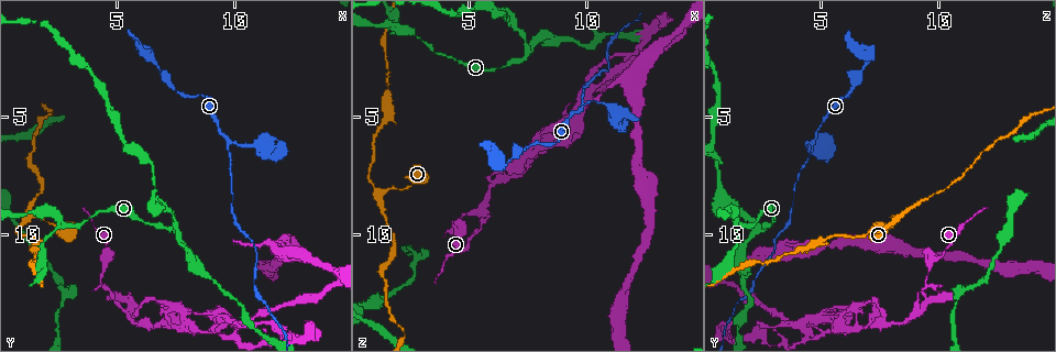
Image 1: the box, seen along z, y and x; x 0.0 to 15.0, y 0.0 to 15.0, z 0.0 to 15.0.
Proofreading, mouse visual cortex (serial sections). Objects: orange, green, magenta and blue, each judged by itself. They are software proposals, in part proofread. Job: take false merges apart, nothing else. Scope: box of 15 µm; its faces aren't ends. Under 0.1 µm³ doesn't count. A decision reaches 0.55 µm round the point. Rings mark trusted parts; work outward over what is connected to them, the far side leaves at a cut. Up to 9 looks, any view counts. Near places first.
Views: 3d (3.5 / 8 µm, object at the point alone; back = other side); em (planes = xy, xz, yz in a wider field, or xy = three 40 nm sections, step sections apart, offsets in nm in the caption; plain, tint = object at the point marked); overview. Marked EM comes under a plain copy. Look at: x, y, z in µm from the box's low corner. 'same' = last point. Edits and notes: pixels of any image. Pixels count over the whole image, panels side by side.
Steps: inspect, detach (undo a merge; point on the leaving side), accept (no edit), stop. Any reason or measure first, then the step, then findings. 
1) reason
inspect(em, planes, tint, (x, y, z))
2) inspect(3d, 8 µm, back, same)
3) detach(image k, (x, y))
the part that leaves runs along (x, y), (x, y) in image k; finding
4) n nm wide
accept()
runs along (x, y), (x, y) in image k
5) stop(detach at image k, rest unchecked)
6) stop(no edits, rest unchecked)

inspect(3d, 3.5 µm, (7.5, 9.7, 2.3))

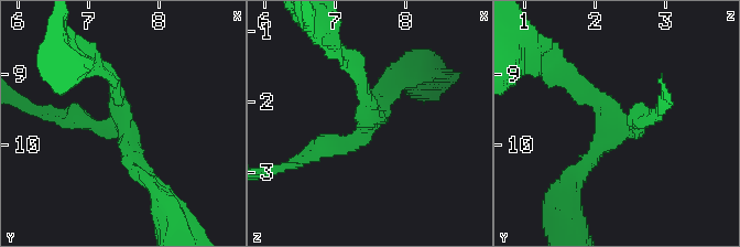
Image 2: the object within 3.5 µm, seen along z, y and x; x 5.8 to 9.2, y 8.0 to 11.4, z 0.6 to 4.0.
3 arms; arms of 200, 200, 250 nm; now the EM
inspect(em, xy, step 1, tint, (7.40, 9.65, 2.35))

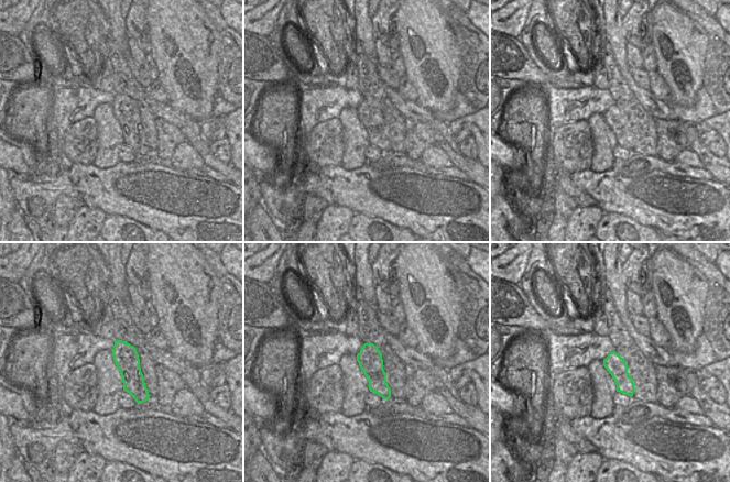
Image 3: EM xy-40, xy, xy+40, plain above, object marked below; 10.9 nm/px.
accept()
runs along (303, 160), (363, 135), (360, 72) in image 2; continuous, no second cell

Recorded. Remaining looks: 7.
three arms meet
inspect(3d, 3.5 µm, back, (9.7, 6.2, 4.7))

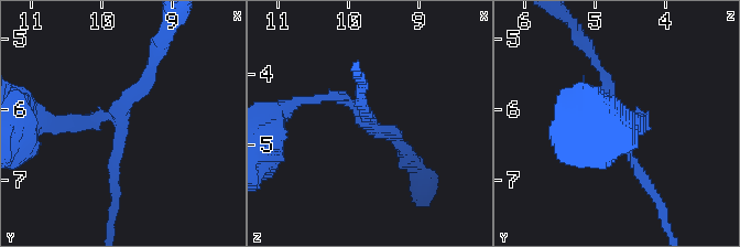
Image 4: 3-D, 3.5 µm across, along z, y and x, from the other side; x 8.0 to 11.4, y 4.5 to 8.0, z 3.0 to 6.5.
inspect(em, xy, step 3, tint, (9.75, 6.05, 4.70))

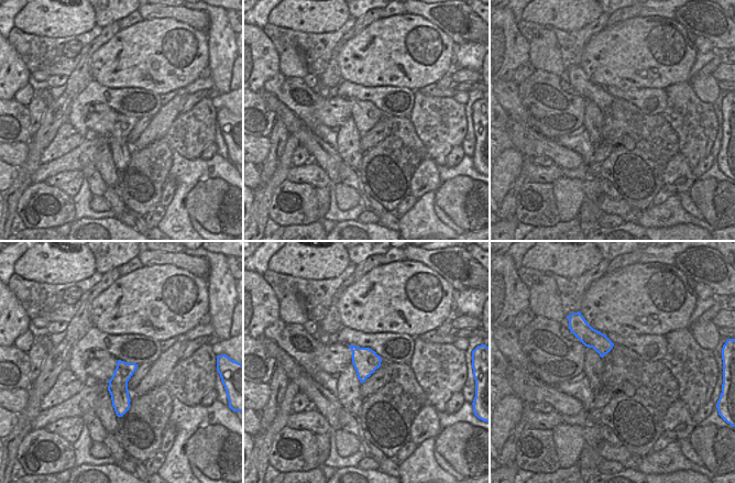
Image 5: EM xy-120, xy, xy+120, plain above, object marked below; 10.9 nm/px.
280 nm wide
accept()
runs along (155, 56), (121, 114), (57, 125) in image 4; all the same cell

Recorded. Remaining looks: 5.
sharp bend
inspect(3d, 3.5 µm, (5.1, 13.2, 9.1))

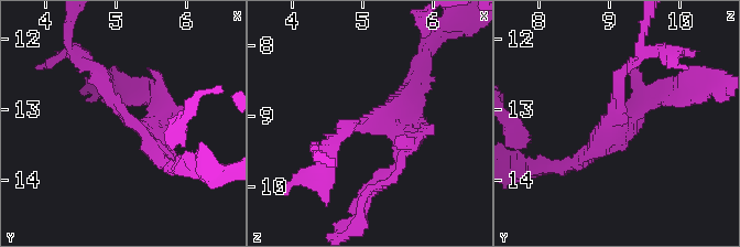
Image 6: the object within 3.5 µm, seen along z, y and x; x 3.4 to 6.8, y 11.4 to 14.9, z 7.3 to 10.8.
inspect(em, xy, step 1, tint, (5.15, 13.20, 9.10))

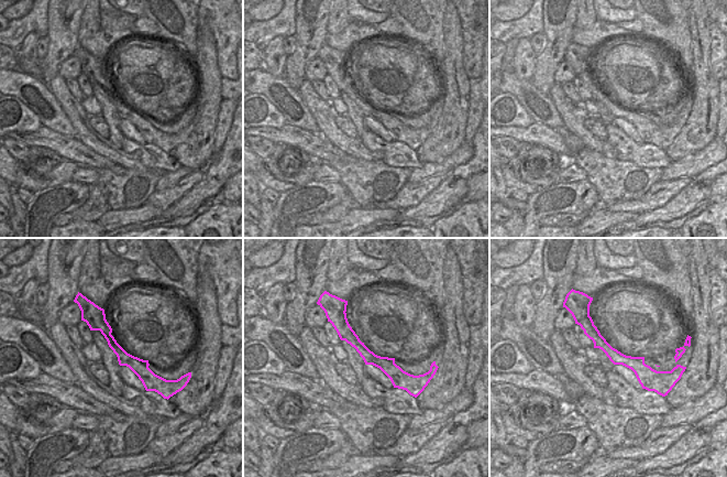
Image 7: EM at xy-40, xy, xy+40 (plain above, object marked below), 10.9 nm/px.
detach(image 6, (623, 119))
the part that leaves runs along (633, 61), (619, 74), (610, 128) in image 6; a second cell is stuck on

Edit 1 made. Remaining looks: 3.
inspect(3d, 3.5 µm, (2.7, 9.5, 1.5))

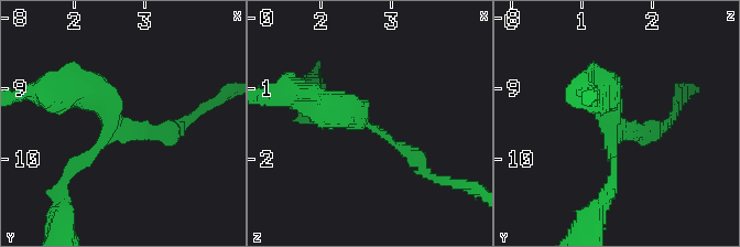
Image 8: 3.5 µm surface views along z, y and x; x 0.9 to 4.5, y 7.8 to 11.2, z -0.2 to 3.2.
3 arms; arms of 150, 200, 400 nm; need the tissue
inspect(em, planes, tint, (2.60, 9.50, 1.45))

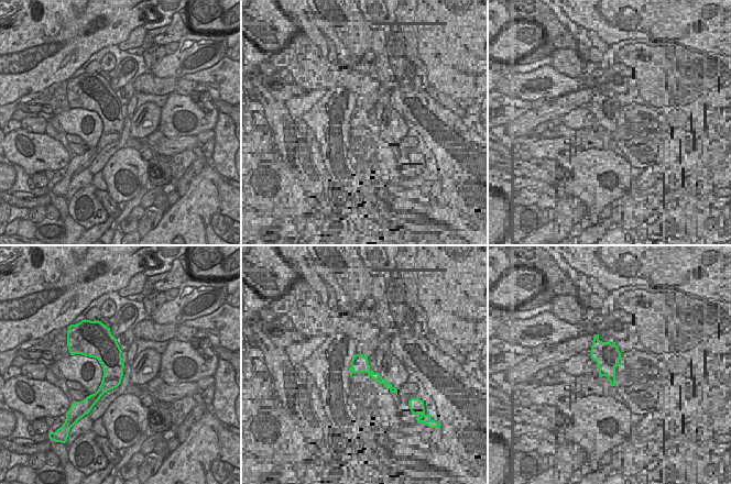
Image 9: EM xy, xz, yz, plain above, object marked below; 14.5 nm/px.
accept()
runs along (421, 165), (360, 117), (326, 111), (306, 95) in image 8; one cell here

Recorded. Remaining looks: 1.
stop(detach at image 6, rest unchecked)

